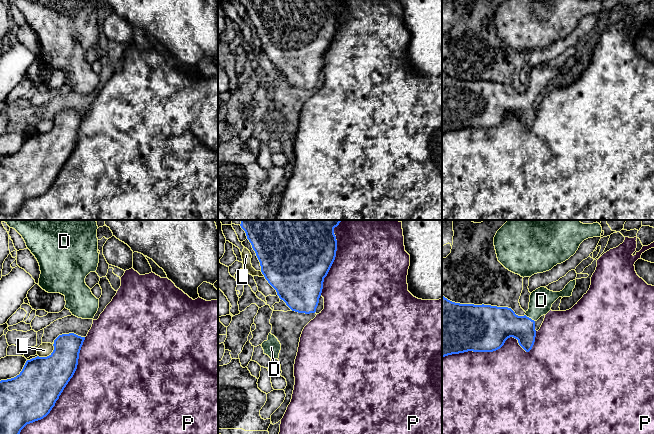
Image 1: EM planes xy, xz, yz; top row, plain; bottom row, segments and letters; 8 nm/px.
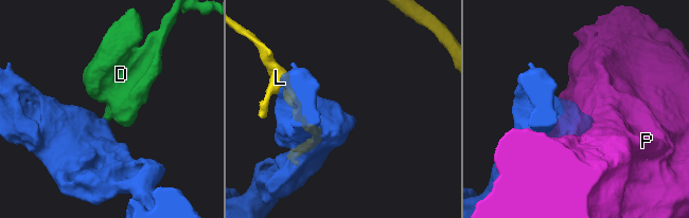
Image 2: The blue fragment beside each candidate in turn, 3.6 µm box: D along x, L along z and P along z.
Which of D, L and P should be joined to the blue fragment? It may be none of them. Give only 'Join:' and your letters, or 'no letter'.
Join: D

